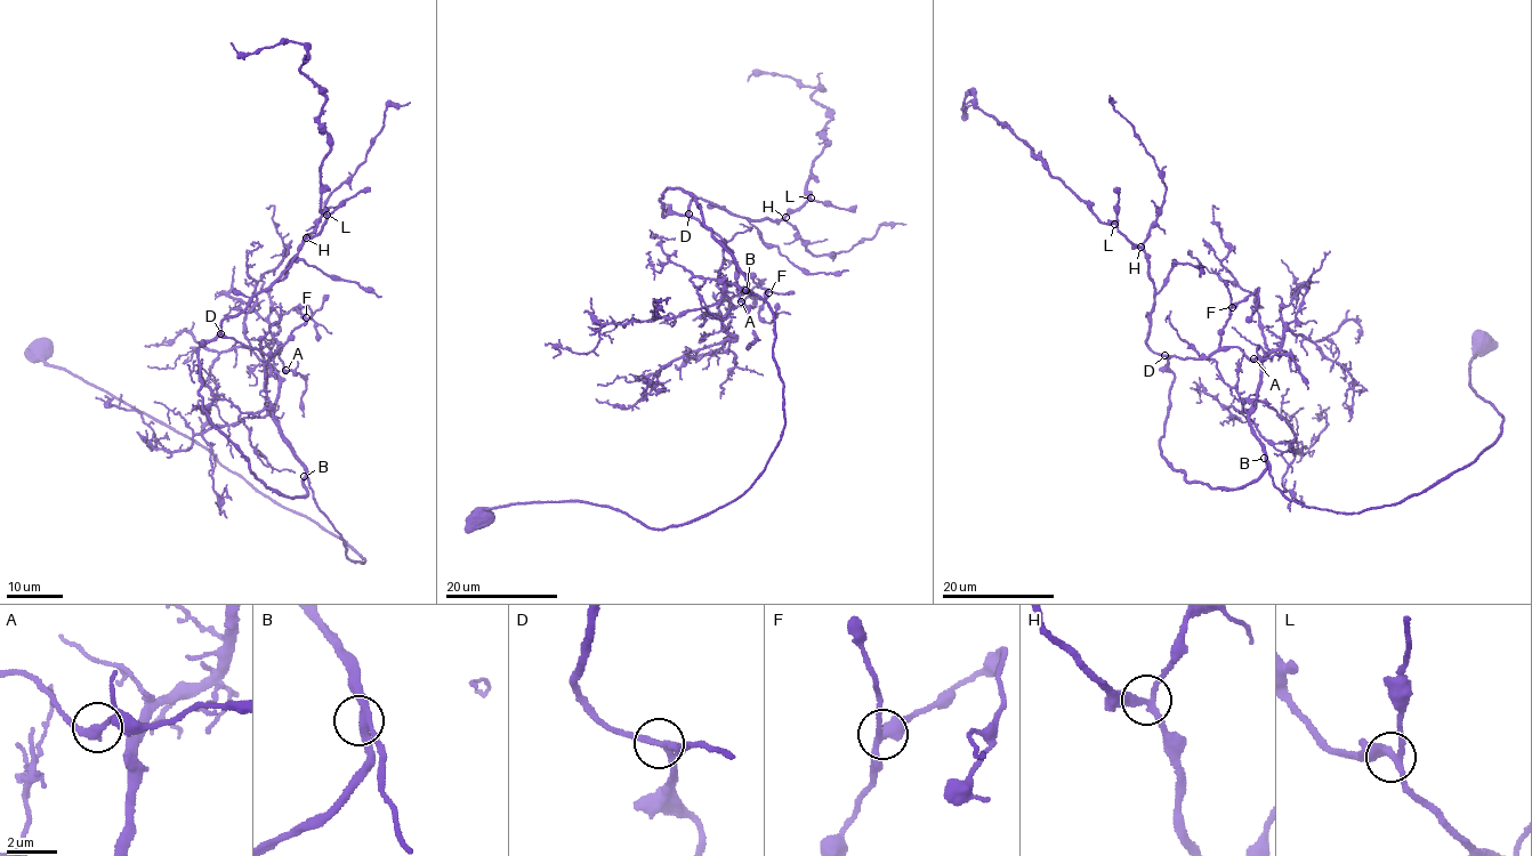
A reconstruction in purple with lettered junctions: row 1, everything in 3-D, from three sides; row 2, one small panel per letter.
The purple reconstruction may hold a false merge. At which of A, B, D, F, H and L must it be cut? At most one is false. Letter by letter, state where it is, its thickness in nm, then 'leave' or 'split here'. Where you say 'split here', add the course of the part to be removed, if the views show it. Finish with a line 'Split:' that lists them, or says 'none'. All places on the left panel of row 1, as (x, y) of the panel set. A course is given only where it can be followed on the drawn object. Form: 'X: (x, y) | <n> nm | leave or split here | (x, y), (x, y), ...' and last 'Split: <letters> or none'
A: (285, 370) | 320 nm | leave
B: (304, 476) | 300 nm | leave
D: (220, 333) | 280 nm | leave
F: (306, 317) | 360 nm | leave
H: (306, 237) | 240 nm | leave
L: (327, 215) | 280 nm | leave
Split: none

